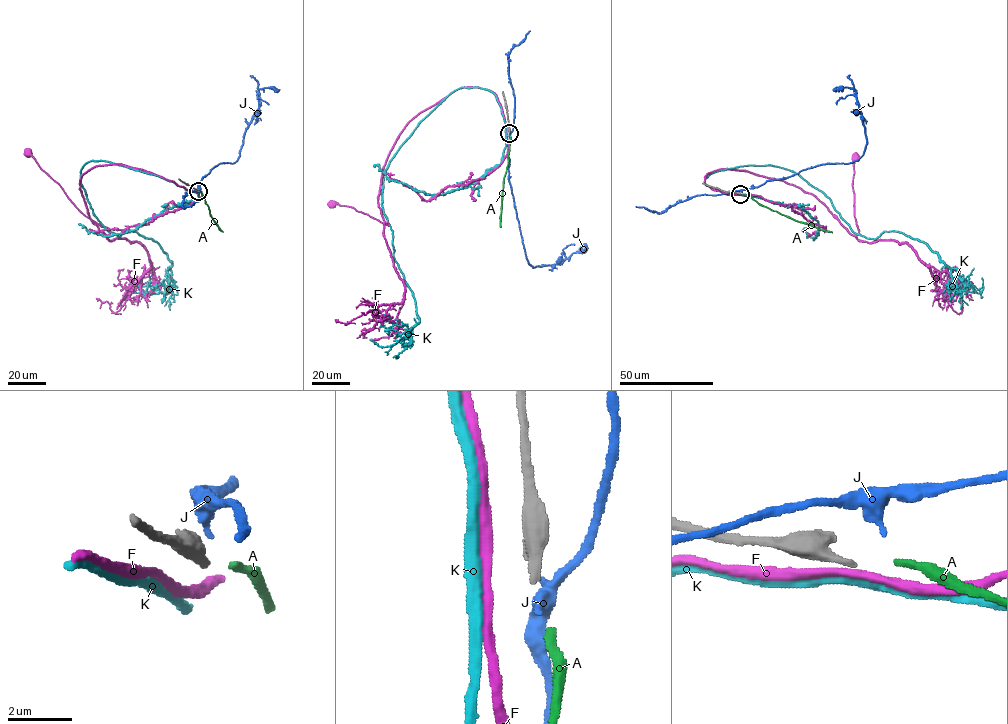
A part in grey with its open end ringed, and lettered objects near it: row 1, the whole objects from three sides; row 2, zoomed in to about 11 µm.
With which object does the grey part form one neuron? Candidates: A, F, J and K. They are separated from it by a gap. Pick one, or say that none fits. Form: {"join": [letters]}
{"join": ["A"]}

